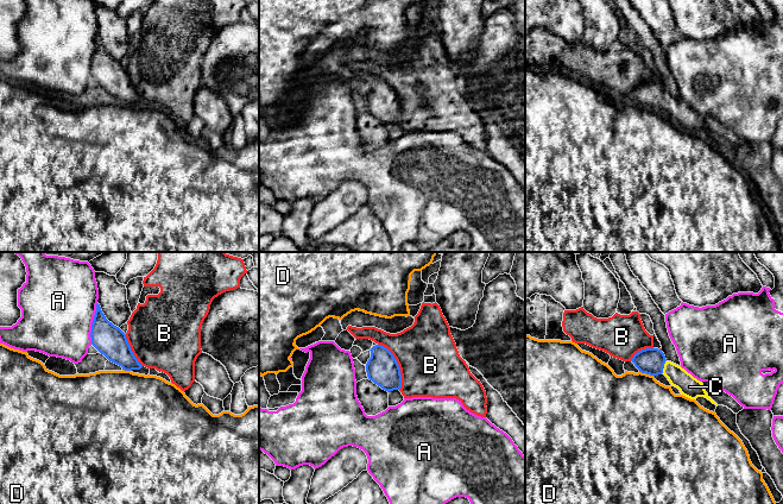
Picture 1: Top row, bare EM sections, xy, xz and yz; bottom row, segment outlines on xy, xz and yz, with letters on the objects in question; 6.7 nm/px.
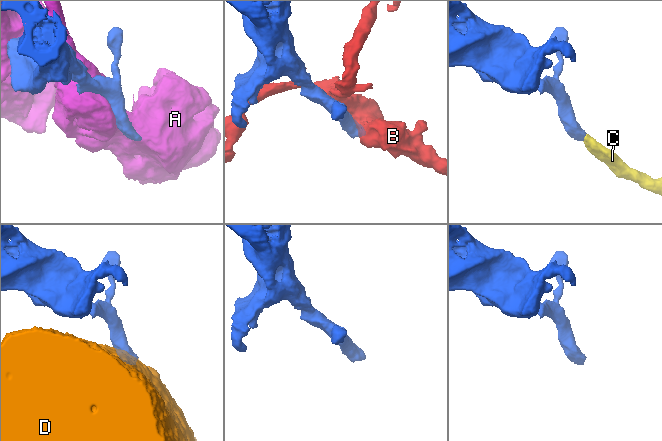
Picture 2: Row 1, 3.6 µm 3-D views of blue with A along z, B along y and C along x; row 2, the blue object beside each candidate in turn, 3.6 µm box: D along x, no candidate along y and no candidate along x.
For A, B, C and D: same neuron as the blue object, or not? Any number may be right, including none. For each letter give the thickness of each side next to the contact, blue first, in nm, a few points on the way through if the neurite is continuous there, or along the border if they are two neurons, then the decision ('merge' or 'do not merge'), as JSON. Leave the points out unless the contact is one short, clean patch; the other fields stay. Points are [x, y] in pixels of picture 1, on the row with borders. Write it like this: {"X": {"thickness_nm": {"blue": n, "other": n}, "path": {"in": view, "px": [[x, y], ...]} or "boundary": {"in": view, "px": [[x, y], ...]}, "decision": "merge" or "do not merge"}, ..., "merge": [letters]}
{"A": {"thickness_nm": {"blue": 220, "other": 500}, "decision": "do not merge"}, "B": {"thickness_nm": {"blue": 220, "other": 420}, "decision": "do not merge"}, "C": {"thickness_nm": {"blue": 180, "other": 140}, "path": {"in": "yz", "px": [[651, 361], [663, 366], [674, 372], [689, 386]]}, "decision": "merge"}, "D": {"thickness_nm": {"blue": 180, "other": 480}, "boundary": {"in": "yz", "px": [[639, 371], [654, 377]]}, "decision": "do not merge"}, "merge": ["C"]}

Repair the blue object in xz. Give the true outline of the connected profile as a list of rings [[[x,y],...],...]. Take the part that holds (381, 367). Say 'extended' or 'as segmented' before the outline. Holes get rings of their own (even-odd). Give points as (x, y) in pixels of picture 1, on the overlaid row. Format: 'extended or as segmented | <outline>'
as segmented | [[[375,345],[370,351],[371,358],[366,364],[368,379],[387,392],[400,390],[402,374],[393,354],[381,345]]]

